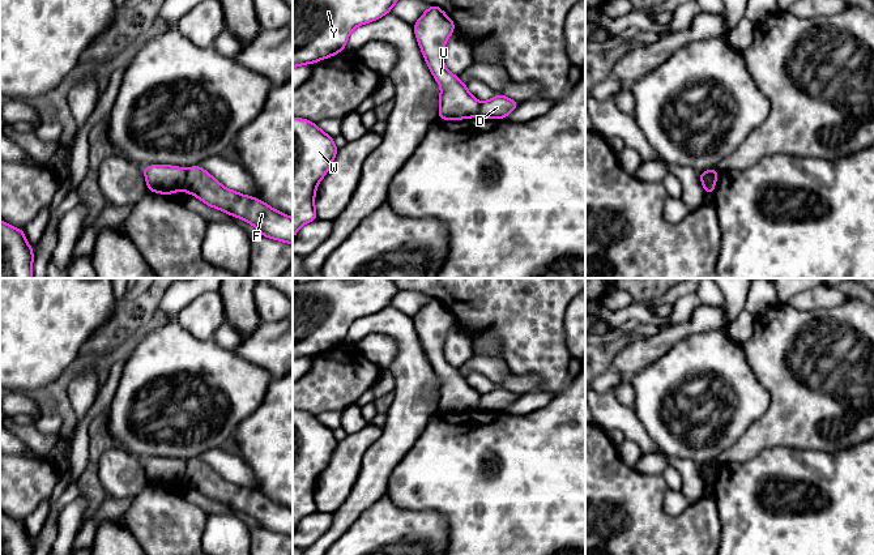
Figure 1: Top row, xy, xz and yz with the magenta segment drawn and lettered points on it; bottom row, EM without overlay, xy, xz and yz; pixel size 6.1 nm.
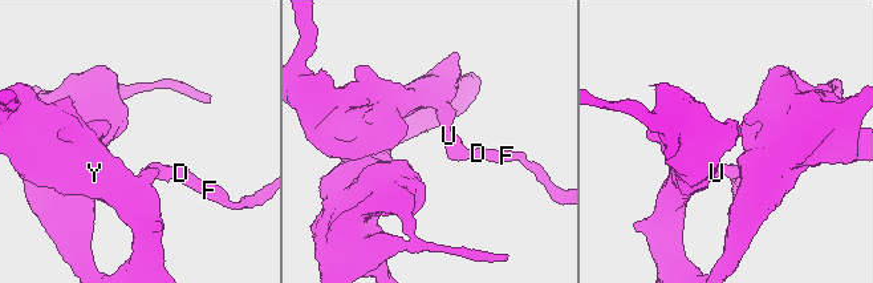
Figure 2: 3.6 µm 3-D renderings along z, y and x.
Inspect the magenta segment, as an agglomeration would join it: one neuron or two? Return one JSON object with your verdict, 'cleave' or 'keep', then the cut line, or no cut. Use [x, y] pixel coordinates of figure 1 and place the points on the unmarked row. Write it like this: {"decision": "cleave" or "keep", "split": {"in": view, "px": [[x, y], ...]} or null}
{"decision": "cleave", "split": {"in": "xy", "px": [[187, 462], [183, 481]]}}

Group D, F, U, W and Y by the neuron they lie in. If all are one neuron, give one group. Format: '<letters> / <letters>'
D F / U W Y

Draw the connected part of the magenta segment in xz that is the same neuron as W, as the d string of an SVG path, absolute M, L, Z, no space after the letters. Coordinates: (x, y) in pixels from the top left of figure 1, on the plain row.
M293 410L293 530L303 517L317 511L316 481L331 461L337 443L333 430L324 426L315 415Z

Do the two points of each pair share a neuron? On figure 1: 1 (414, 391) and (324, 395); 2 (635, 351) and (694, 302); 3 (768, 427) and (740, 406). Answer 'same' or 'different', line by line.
1: different
2: different
3: different

